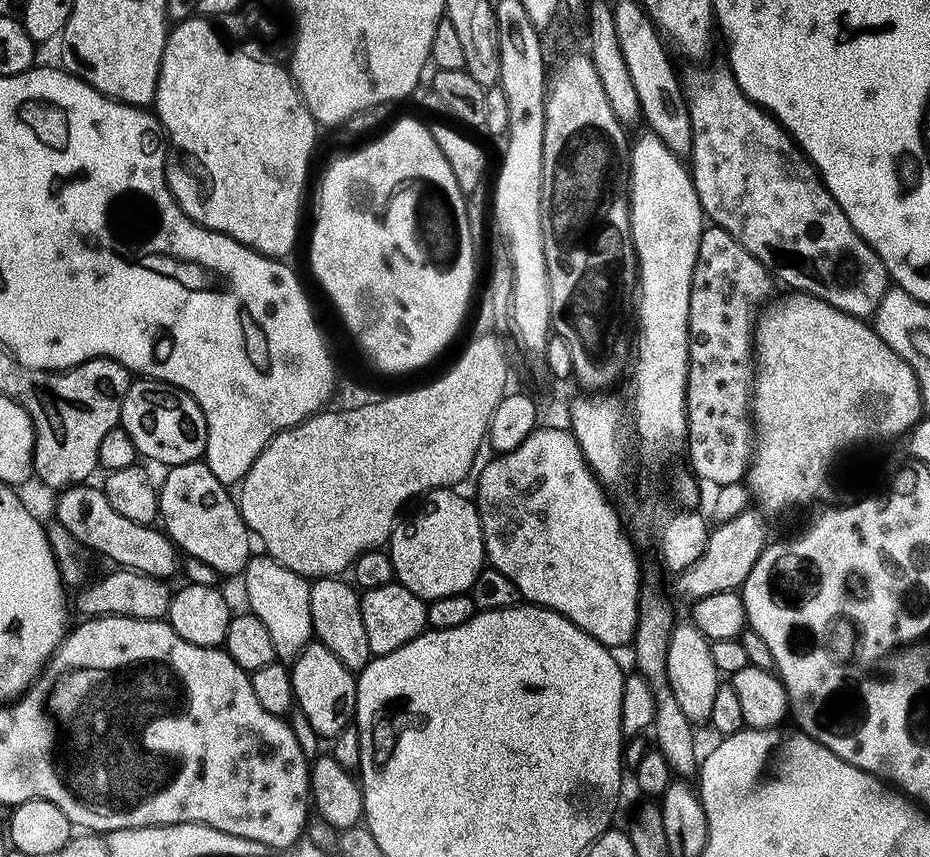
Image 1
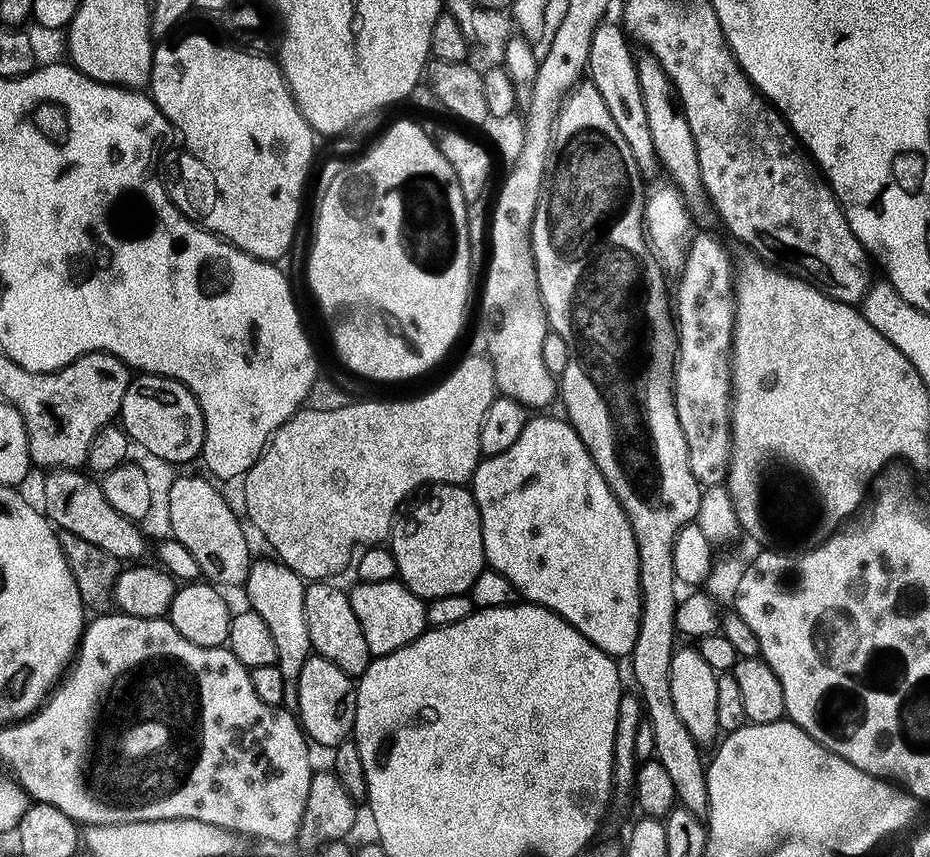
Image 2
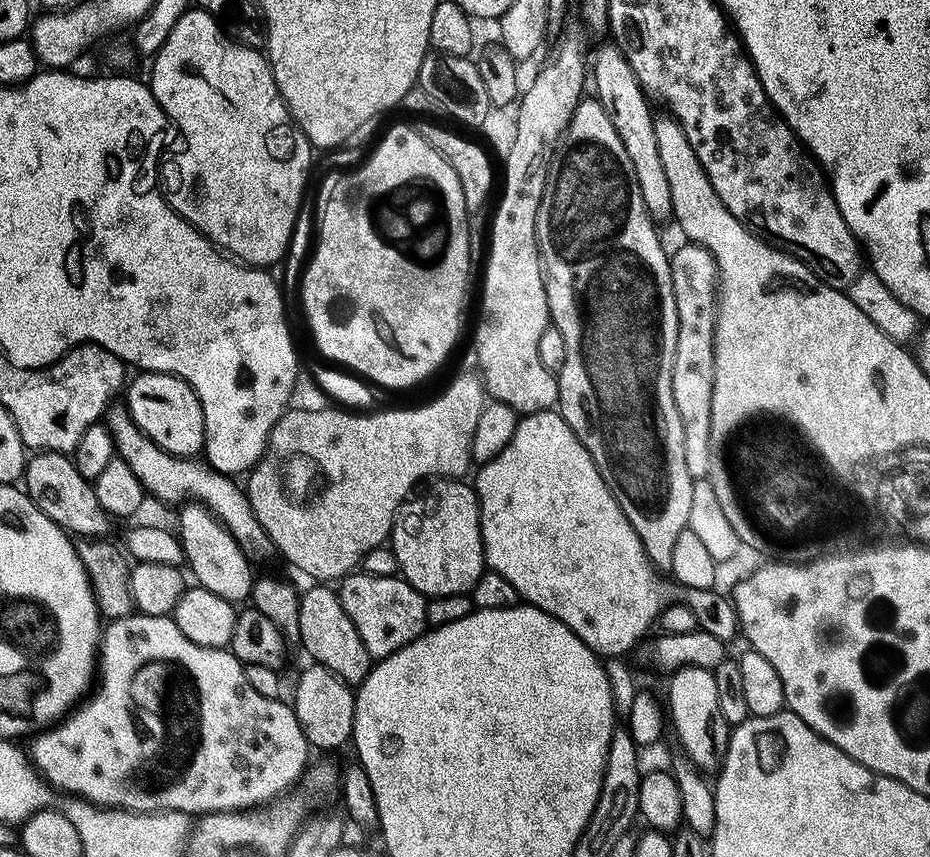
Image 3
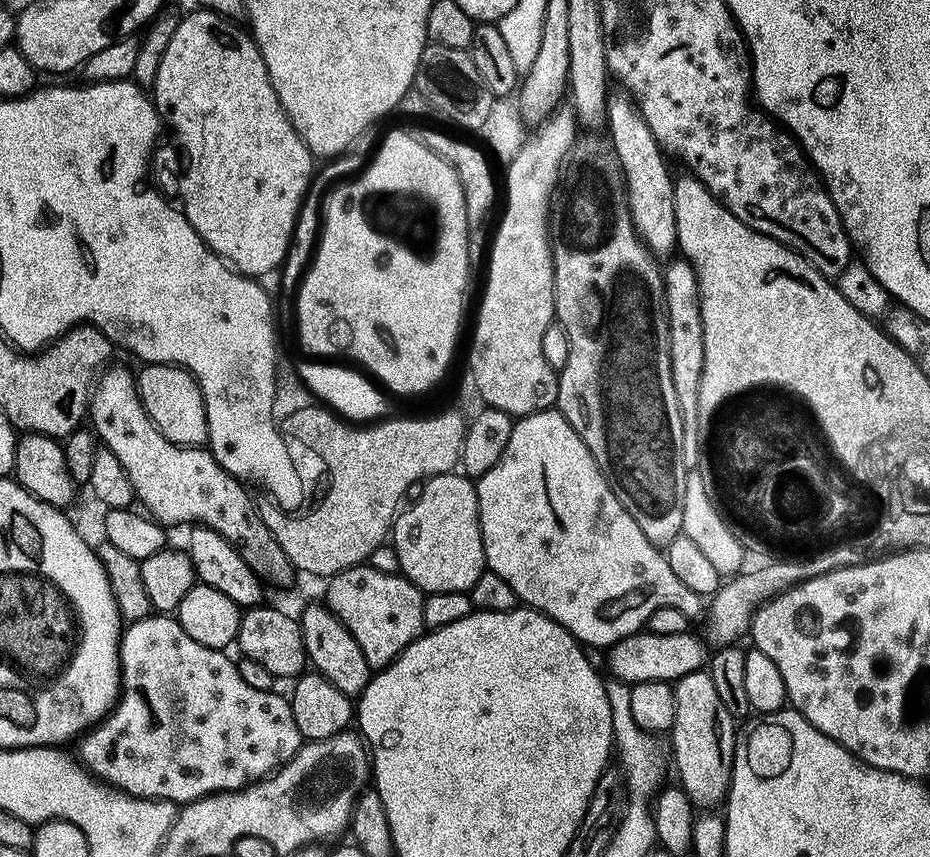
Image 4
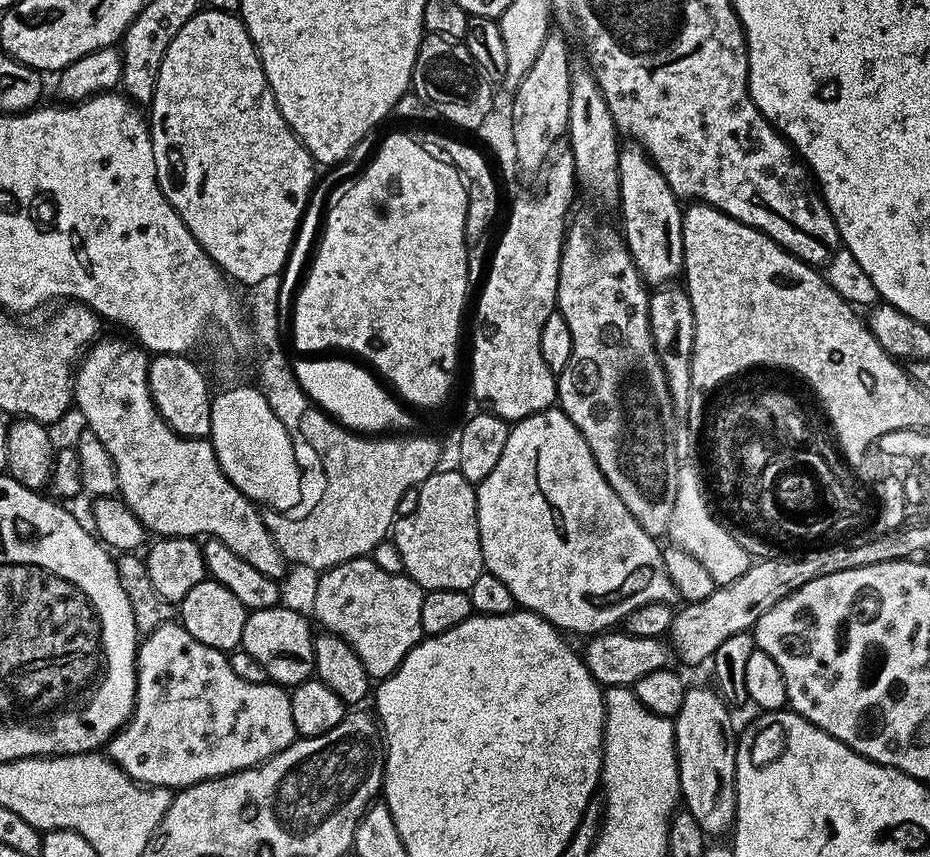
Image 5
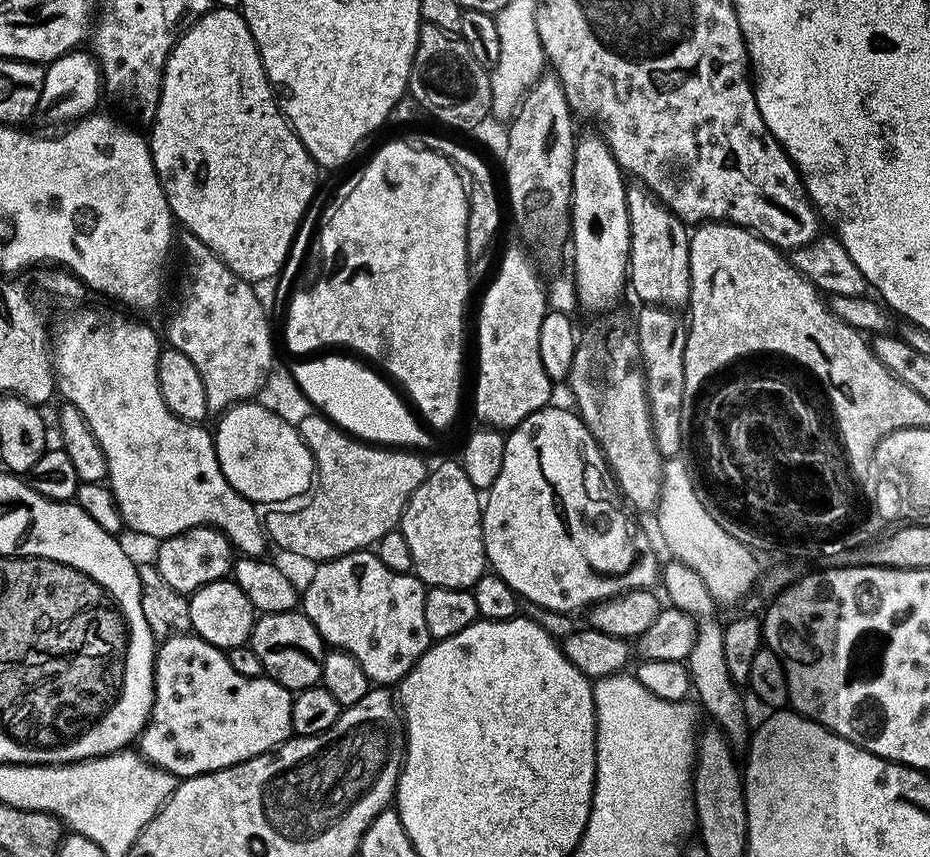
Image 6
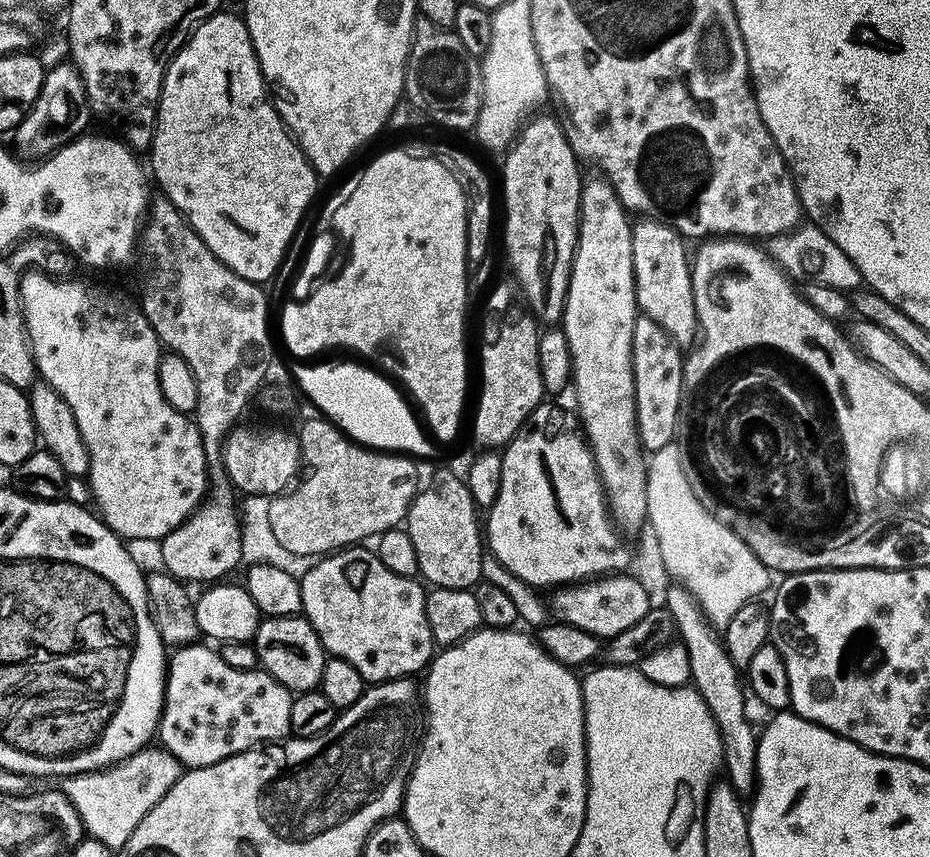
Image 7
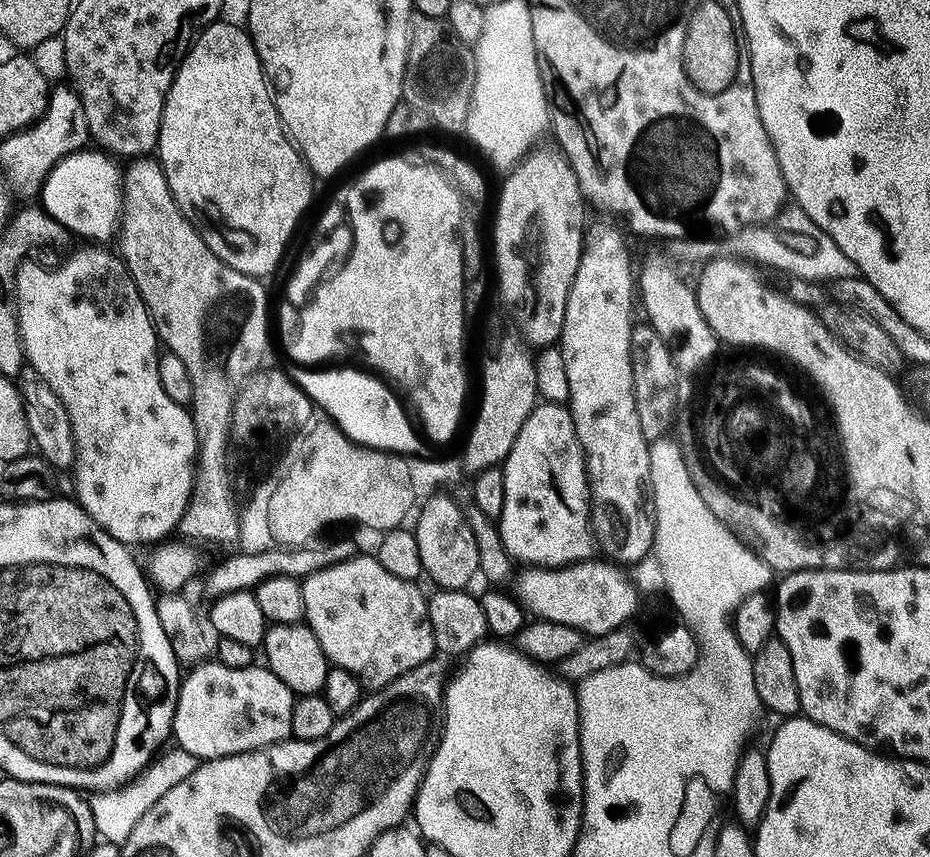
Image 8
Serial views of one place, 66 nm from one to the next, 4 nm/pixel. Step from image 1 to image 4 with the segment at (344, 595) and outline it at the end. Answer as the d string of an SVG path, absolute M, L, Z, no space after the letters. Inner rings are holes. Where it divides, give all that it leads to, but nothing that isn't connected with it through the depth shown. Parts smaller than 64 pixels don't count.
M317 602L306 606L299 621L300 633L304 639L304 653L308 656L308 664L320 676L324 676L342 694L350 698L359 698L374 675L374 670L366 662L366 654L362 654L362 646L354 642L354 634L346 630L344 623L338 619L327 606Z

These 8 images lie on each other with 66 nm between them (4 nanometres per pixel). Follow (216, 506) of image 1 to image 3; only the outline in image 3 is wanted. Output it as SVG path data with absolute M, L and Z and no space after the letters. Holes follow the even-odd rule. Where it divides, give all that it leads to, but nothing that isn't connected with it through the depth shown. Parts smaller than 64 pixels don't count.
M188 502L180 510L178 537L184 548L187 567L192 567L192 572L196 575L195 583L201 588L210 590L210 594L218 594L218 598L226 598L233 602L247 601L252 595L254 568L248 555L230 534L230 530L224 528L203 504Z

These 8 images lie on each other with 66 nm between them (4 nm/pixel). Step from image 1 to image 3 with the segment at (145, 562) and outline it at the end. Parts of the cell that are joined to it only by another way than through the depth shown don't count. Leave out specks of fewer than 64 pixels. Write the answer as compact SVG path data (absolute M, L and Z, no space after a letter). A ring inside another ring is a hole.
M63 452L29 455L24 465L22 484L29 498L40 507L42 514L46 514L65 532L80 538L104 538L109 535L110 517L102 510L95 487L86 478L82 478L82 474L78 474L71 455Z

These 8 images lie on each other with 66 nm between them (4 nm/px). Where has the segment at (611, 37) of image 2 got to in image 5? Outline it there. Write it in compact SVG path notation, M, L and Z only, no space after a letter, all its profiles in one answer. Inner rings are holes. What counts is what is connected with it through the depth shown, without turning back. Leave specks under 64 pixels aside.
M635 142L625 143L619 154L619 184L620 198L619 205L622 206L622 216L624 218L624 232L622 231L625 247L632 254L635 266L639 269L645 283L657 288L671 283L672 278L681 275L684 266L684 239L682 238L683 209L679 200L669 183L657 170L657 166L648 157L648 153Z

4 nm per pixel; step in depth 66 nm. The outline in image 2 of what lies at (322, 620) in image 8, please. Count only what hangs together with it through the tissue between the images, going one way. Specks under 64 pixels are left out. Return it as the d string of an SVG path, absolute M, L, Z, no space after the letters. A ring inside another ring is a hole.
M399 579L365 584L356 582L353 585L348 592L350 606L354 606L354 614L362 625L362 634L366 634L366 646L370 646L372 657L402 650L402 646L417 640L429 627L425 601L415 596Z

